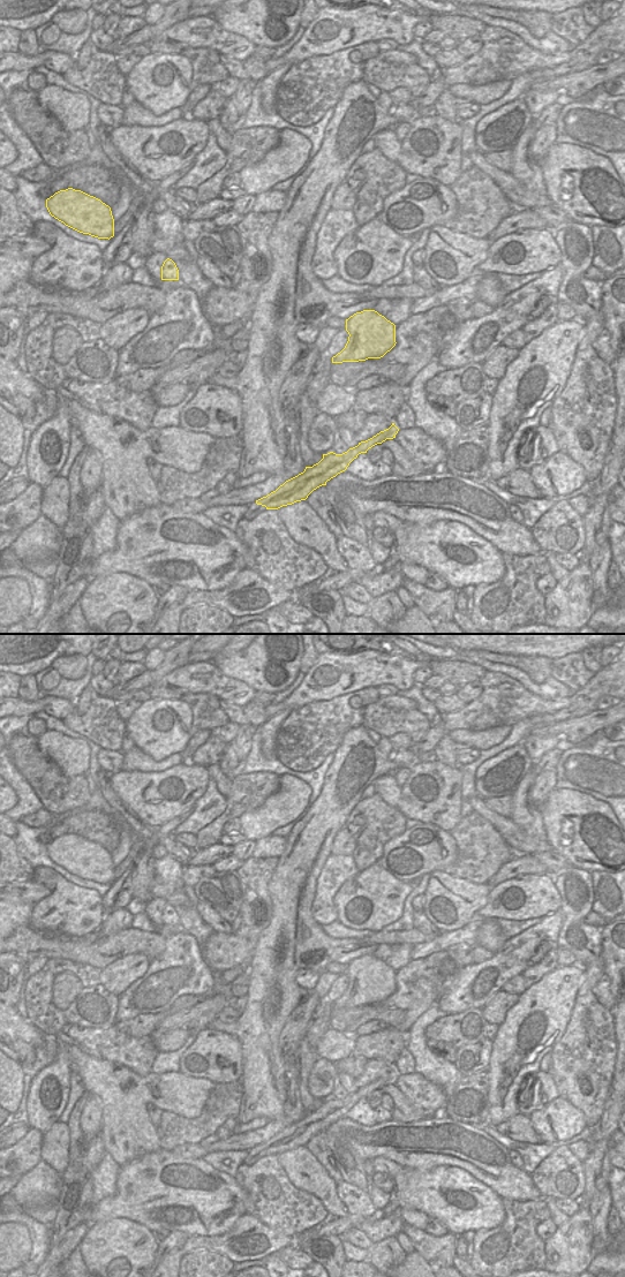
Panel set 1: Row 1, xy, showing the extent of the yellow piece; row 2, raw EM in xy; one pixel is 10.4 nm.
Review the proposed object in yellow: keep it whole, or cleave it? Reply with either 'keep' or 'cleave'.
keep

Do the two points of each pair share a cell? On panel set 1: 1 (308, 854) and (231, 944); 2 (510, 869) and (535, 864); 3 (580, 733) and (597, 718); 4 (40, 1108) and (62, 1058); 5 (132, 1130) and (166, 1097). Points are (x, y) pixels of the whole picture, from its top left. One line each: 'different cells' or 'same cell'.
1: different cells
2: same cell
3: same cell
4: same cell
5: same cell

